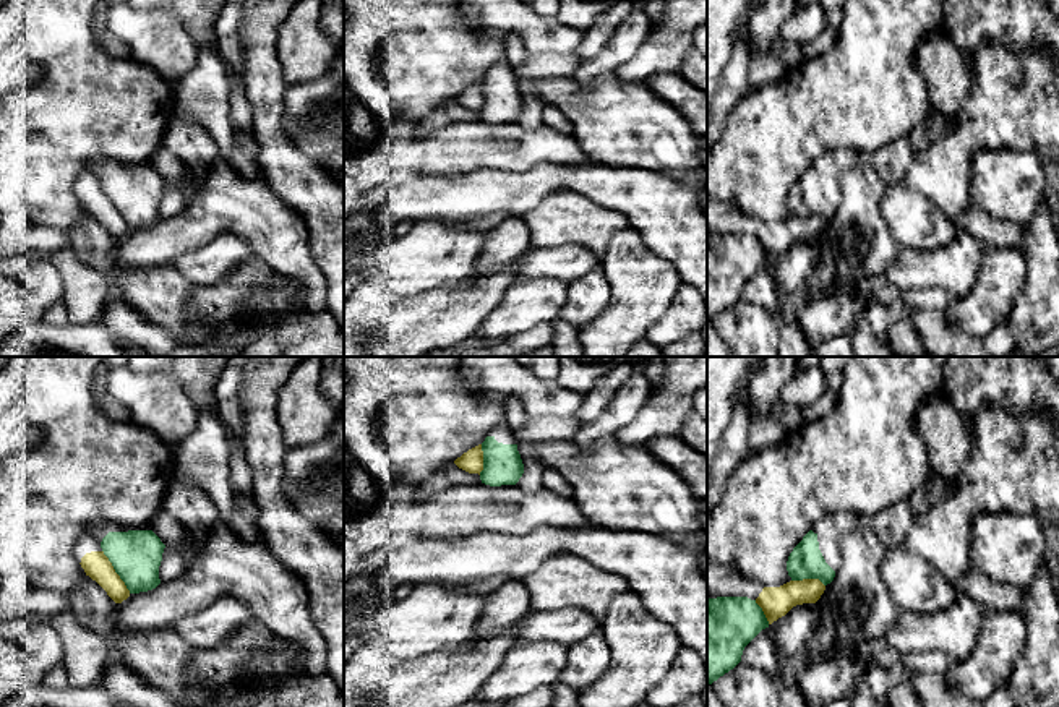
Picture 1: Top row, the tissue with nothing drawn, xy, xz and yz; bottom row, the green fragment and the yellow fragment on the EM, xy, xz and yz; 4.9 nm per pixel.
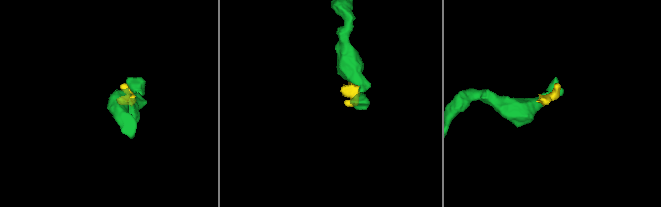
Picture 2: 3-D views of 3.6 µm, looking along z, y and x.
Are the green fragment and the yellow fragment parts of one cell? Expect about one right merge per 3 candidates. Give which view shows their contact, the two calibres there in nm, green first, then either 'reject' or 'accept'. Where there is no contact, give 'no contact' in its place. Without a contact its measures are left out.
contact in xy; calibres 260 and 140 nm; reject

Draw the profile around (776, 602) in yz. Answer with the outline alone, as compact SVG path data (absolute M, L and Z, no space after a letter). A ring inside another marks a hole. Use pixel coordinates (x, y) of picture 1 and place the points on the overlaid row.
M707 561L707 595L748 597L764 611L769 624L785 616L793 606L816 603L825 585L819 579L790 581L780 587L762 587L728 566Z

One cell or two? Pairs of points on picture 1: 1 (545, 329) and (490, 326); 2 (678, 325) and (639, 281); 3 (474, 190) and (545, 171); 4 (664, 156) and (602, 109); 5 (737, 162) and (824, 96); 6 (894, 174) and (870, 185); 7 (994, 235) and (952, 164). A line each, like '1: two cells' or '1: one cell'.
1: two cells
2: two cells
3: one cell
4: one cell
5: one cell
6: two cells
7: two cells

